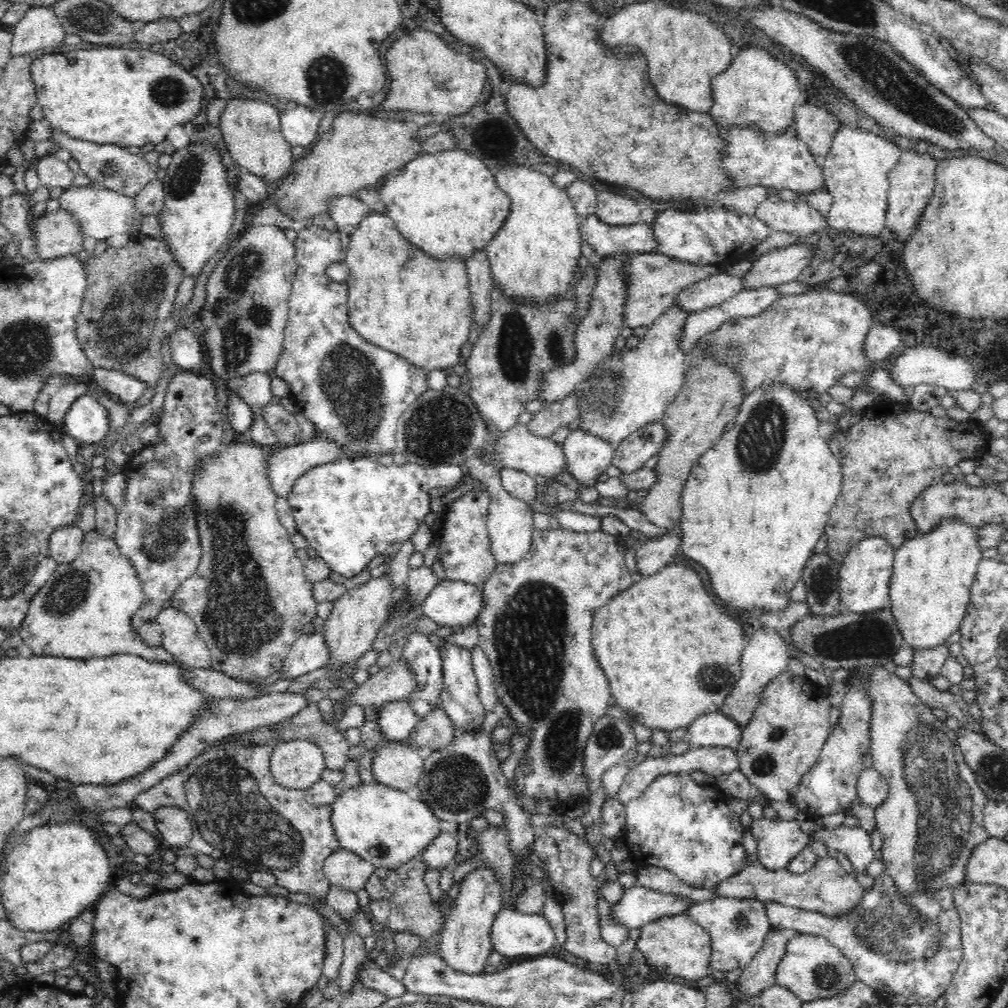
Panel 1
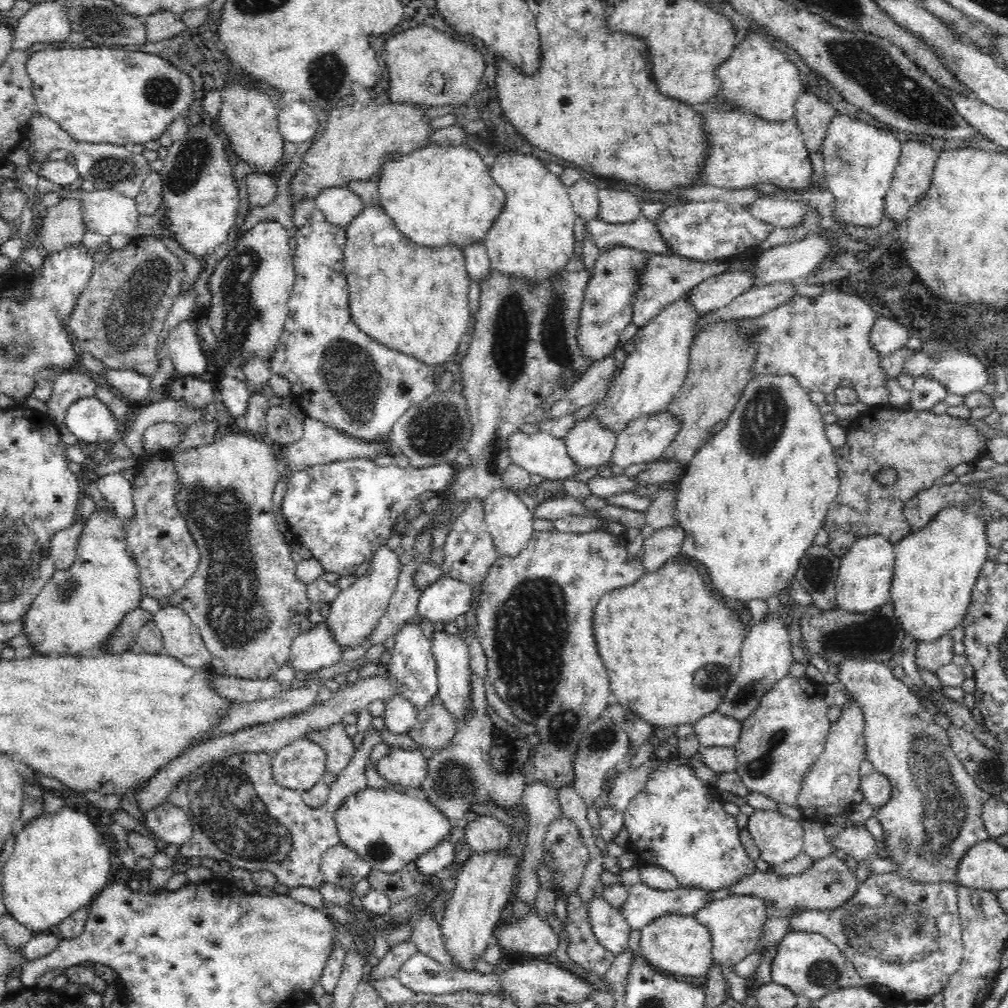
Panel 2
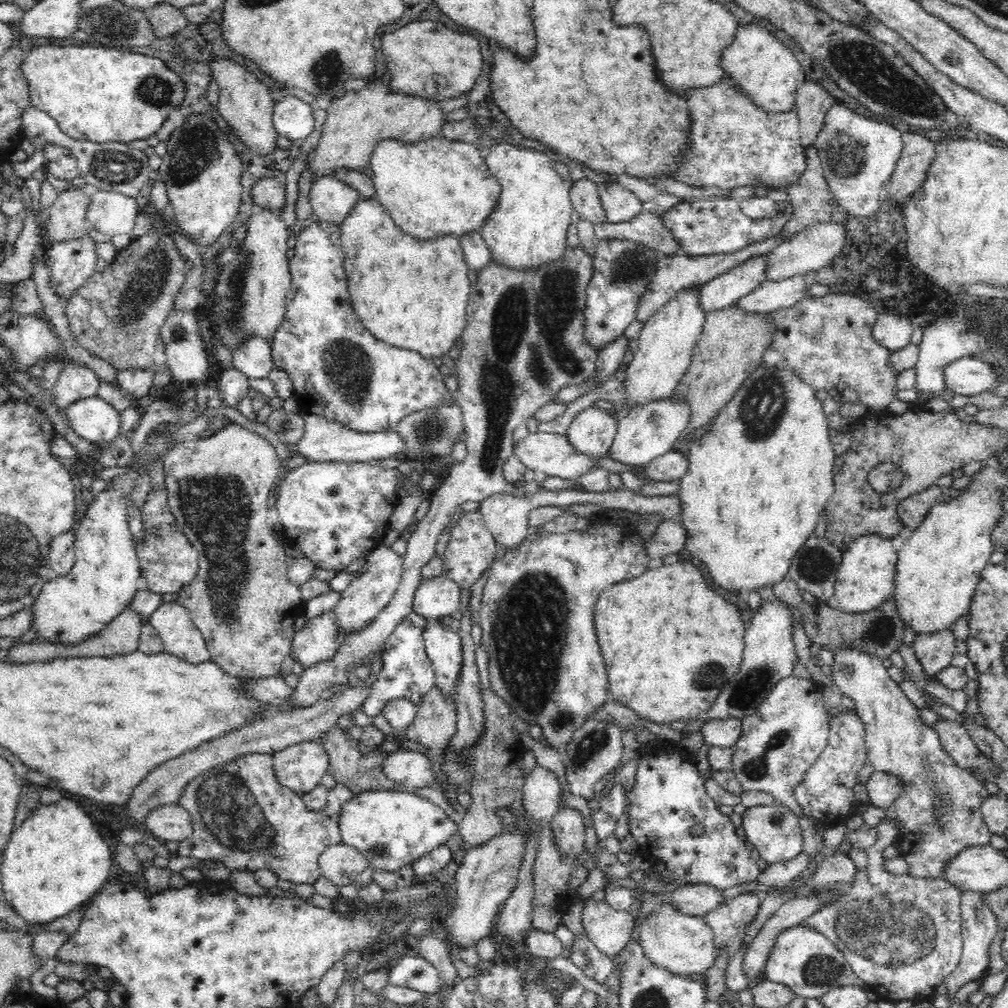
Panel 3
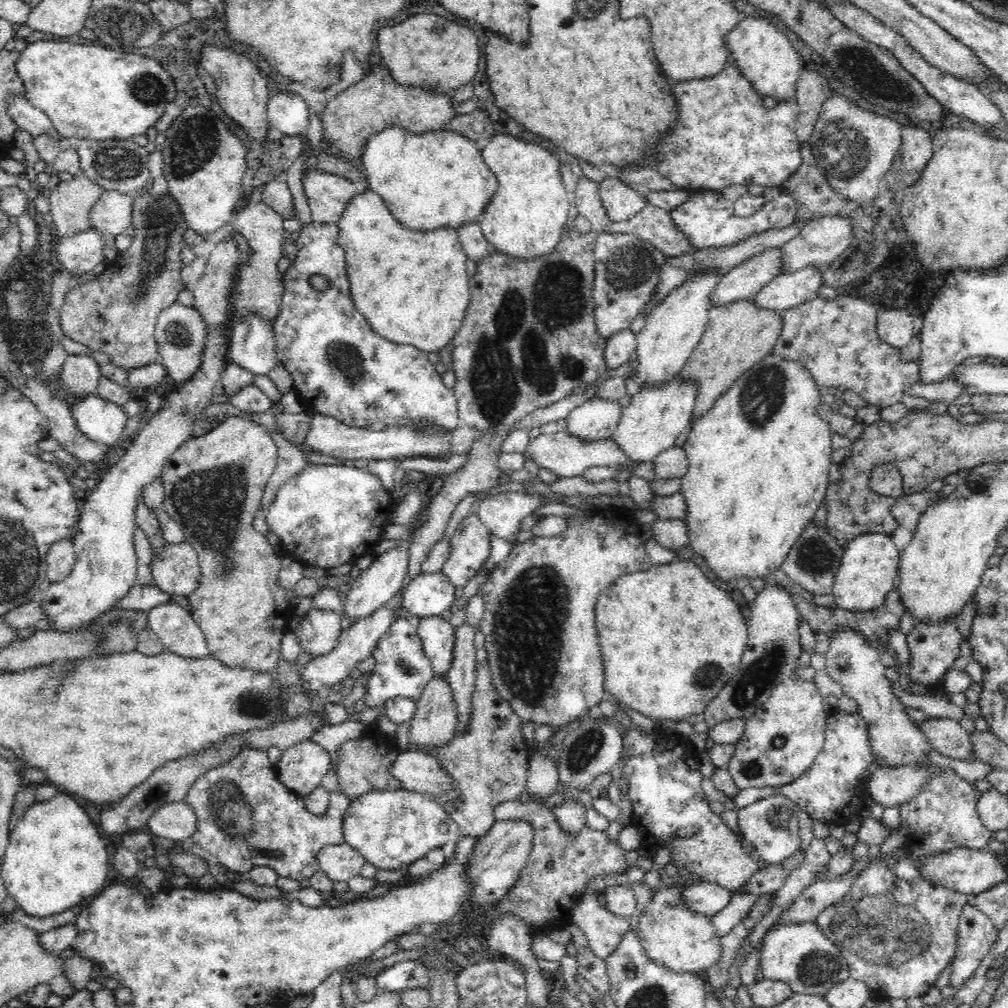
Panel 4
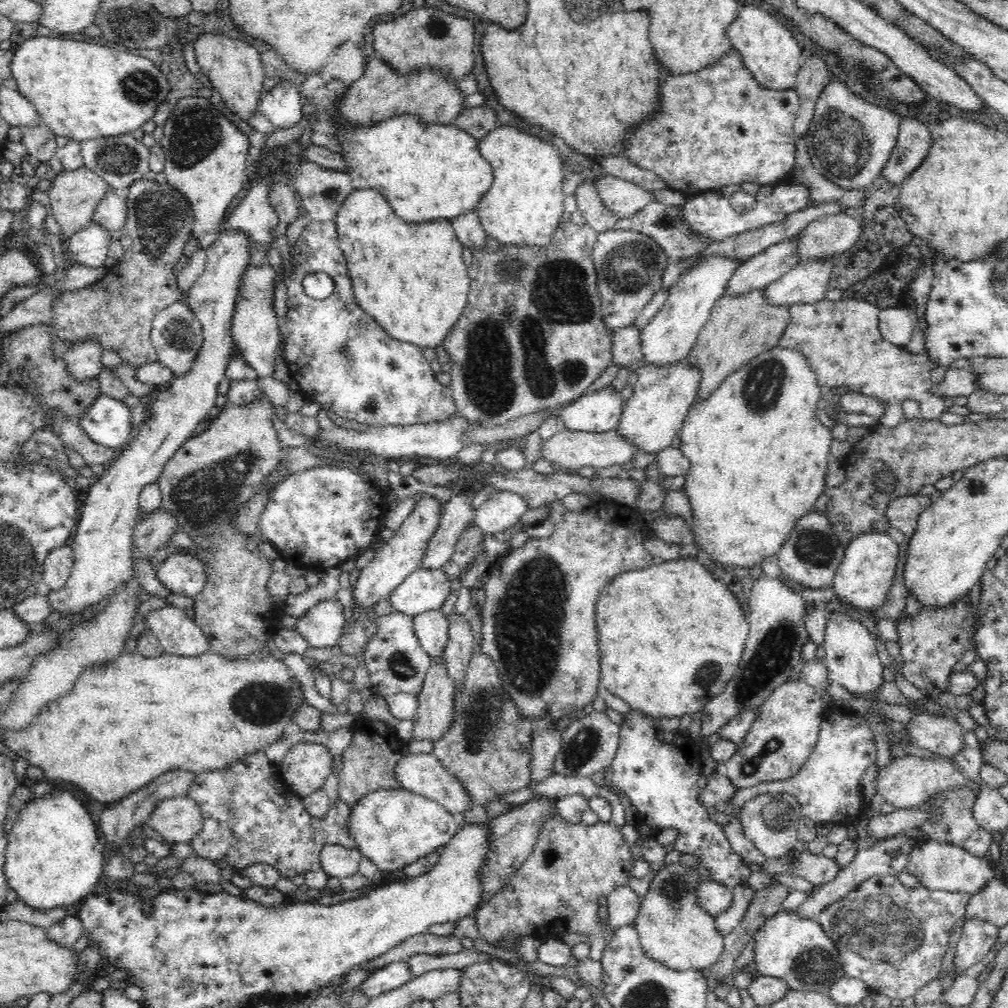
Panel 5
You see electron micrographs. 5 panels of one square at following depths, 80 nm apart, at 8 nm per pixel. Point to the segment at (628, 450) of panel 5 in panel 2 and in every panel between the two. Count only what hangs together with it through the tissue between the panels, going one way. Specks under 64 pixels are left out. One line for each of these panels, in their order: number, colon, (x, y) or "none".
2: (540, 453)
3: (545, 453)
4: (566, 455)

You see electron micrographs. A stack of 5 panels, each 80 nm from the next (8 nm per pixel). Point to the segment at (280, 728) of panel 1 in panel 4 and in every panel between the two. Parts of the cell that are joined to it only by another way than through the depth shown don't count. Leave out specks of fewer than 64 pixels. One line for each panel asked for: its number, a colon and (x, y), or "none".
2: (338, 745)
3: (359, 771)
4: (364, 764)

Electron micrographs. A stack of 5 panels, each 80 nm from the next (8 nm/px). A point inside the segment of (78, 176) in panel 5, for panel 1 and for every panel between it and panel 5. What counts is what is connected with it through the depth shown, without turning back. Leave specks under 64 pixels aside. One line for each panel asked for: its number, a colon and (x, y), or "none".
1: (57, 233)
2: (63, 225)
3: (67, 220)
4: (71, 202)

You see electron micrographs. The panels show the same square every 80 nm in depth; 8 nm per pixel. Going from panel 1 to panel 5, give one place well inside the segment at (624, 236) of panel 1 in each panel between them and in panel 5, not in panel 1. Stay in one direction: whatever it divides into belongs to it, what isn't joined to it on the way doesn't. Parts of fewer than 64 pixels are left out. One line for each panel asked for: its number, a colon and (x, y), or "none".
2: (642, 234)
3: (647, 228)
4: (654, 224)
5: (664, 223)

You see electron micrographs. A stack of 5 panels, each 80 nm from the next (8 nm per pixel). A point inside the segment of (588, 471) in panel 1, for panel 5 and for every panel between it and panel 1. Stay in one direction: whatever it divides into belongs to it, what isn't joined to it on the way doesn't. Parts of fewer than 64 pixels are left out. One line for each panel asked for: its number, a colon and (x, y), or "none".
2: (590, 443)
3: (592, 432)
4: (598, 417)
5: (600, 411)

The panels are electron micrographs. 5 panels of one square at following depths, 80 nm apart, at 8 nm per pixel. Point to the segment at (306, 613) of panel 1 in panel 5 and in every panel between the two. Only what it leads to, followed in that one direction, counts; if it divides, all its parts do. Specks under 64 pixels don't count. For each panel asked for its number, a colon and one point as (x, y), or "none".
2: (244, 598)
3: (241, 600)
4: (213, 484)
5: (213, 473)

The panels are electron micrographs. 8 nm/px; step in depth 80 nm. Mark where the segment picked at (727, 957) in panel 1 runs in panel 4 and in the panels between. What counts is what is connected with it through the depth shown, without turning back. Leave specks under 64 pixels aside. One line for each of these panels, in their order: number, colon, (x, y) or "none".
2: (735, 924)
3: (727, 922)
4: (741, 903)

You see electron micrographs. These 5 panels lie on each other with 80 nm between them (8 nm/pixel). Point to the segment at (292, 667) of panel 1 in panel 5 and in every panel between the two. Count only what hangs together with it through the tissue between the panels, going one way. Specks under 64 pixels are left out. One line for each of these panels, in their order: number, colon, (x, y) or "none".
2: (315, 649)
3: (318, 640)
4: (319, 630)
5: (323, 625)

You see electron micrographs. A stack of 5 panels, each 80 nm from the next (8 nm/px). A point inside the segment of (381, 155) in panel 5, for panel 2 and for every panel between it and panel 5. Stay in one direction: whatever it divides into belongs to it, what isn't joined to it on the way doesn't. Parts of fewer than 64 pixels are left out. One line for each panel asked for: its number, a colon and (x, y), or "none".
2: (438, 194)
3: (436, 186)
4: (438, 178)

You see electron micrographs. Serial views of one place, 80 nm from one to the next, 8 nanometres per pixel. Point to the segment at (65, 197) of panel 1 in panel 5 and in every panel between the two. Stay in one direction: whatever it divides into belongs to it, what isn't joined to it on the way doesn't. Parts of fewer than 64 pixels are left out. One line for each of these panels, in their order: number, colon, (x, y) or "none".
2: (107, 212)
3: (112, 213)
4: (112, 213)
5: (111, 211)

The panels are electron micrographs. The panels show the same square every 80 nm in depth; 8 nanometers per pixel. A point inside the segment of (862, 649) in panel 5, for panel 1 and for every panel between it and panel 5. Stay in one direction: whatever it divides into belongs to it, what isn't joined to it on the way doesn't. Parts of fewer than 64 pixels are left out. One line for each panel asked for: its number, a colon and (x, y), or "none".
1: (931, 822)
2: (933, 817)
3: (939, 815)
4: (851, 660)

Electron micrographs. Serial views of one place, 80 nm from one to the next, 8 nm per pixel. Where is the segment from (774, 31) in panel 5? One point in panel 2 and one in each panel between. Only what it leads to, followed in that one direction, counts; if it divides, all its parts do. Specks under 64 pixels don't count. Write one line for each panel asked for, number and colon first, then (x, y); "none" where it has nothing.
2: (757, 77)
3: (766, 69)
4: (764, 54)

